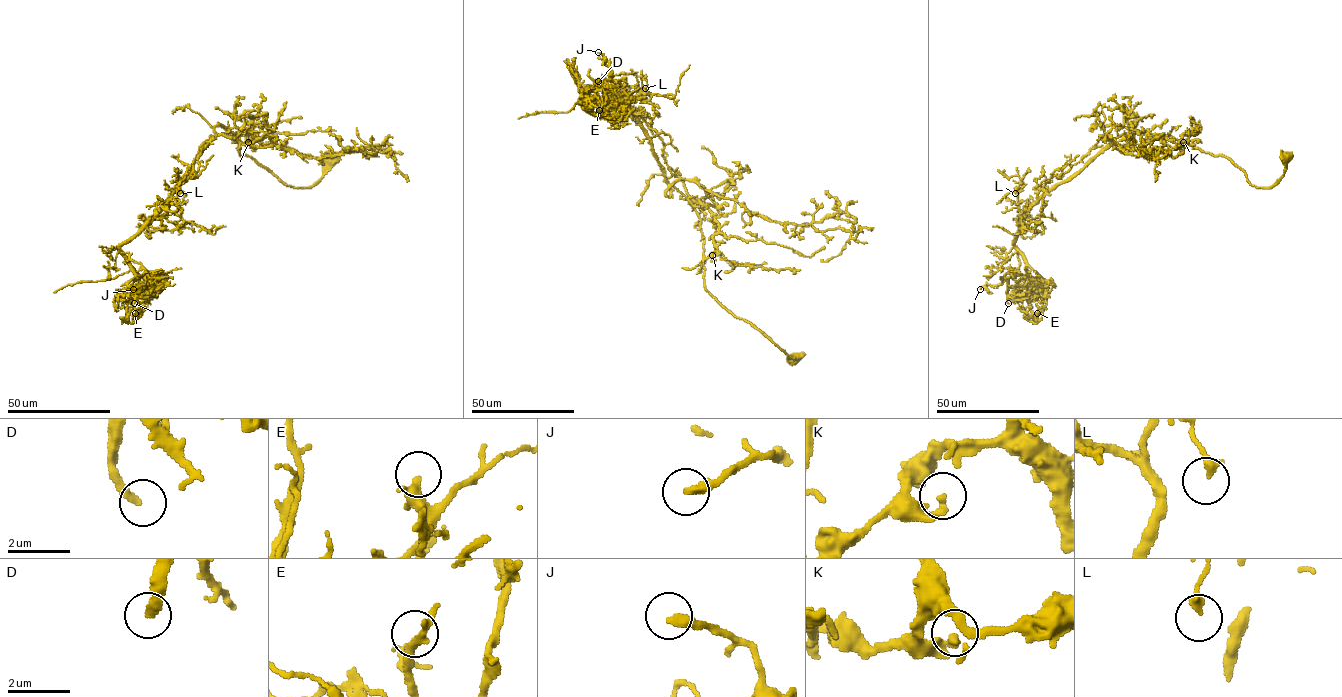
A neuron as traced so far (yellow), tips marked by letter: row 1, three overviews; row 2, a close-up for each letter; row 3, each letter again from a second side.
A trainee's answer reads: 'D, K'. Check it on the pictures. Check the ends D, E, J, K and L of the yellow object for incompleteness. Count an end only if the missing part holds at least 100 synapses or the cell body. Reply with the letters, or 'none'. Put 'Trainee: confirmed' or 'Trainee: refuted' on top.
Trainee: refuted
D, E

